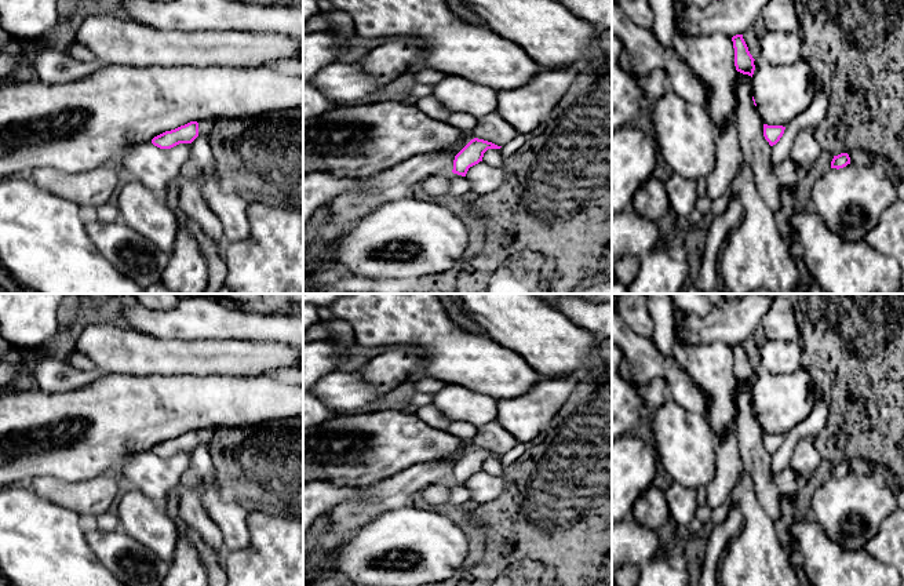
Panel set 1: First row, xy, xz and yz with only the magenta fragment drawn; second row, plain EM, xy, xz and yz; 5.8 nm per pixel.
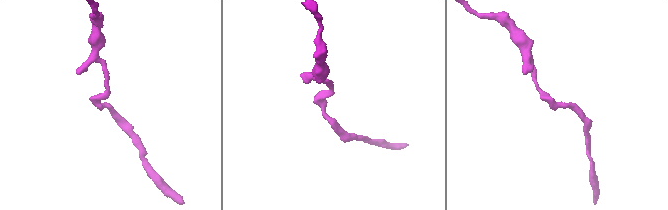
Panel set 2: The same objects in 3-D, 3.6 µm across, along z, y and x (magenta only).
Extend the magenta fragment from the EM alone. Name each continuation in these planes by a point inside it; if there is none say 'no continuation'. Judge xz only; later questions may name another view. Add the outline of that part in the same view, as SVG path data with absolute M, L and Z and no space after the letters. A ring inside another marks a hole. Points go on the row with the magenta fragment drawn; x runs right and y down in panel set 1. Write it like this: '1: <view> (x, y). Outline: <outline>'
no continuation

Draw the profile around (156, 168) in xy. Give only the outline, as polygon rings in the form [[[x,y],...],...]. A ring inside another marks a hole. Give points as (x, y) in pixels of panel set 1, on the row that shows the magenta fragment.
[[[152,142],[132,146],[124,154],[119,168],[128,171],[158,199],[165,201],[168,186],[179,178],[182,165],[190,157],[190,143],[160,149]]]

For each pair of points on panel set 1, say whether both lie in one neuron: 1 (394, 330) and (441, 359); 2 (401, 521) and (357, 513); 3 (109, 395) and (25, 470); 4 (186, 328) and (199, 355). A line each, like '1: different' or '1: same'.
1: same
2: different
3: same
4: different

